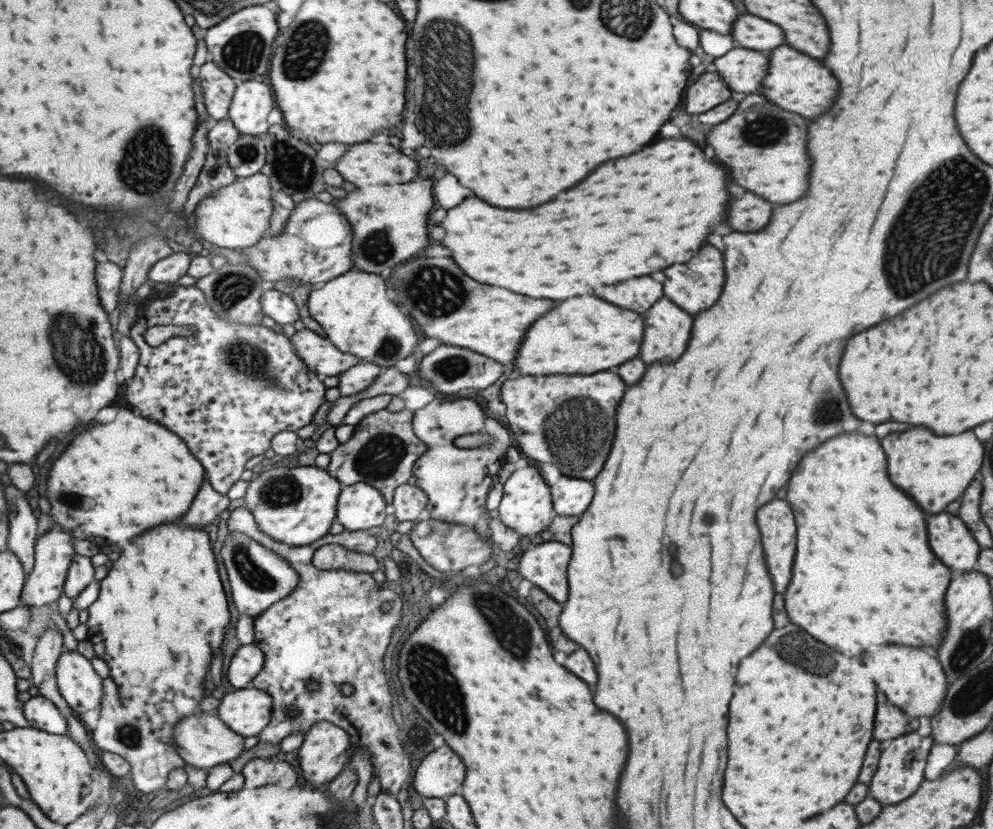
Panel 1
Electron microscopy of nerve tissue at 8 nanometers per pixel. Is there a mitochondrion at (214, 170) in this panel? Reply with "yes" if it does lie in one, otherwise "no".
yes

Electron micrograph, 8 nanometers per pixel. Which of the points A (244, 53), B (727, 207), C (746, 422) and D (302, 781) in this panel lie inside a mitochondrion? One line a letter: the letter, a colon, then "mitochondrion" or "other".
A: mitochondrion
B: other
C: other
D: other

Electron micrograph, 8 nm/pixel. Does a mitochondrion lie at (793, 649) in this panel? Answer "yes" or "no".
yes

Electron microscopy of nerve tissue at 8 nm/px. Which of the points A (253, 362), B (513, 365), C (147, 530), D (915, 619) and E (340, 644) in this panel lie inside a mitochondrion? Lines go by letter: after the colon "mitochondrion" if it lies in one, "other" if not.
A: mitochondrion
B: other
C: other
D: other
E: other

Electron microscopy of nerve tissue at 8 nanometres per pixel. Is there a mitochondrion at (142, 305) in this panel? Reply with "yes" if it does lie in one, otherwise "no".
no

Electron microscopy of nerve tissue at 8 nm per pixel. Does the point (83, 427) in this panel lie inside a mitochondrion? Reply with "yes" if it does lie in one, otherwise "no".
no

